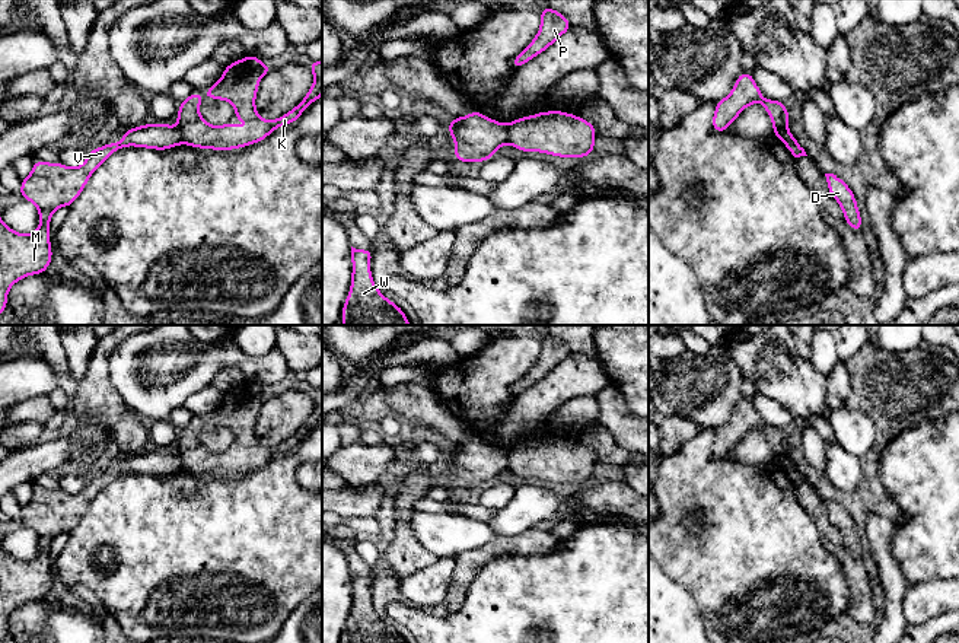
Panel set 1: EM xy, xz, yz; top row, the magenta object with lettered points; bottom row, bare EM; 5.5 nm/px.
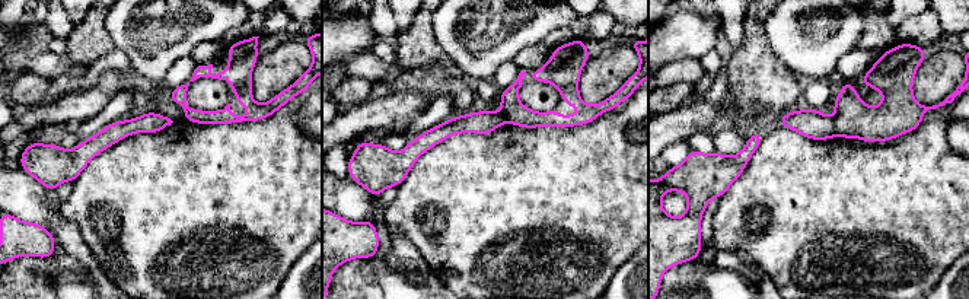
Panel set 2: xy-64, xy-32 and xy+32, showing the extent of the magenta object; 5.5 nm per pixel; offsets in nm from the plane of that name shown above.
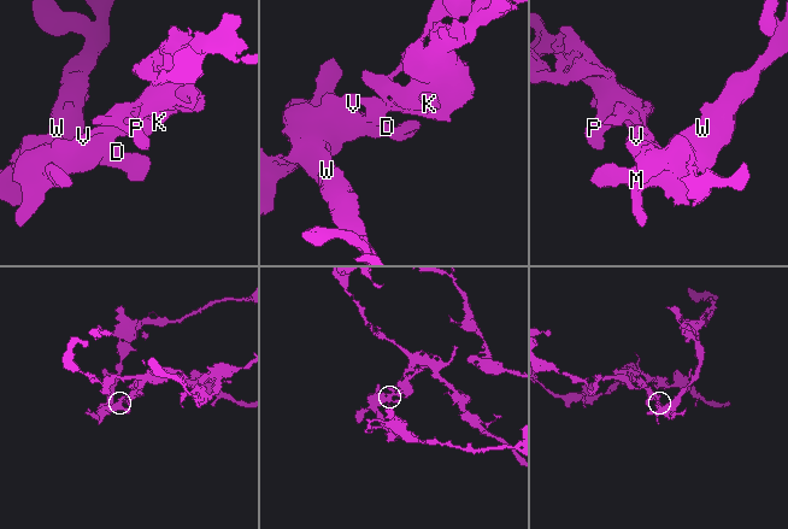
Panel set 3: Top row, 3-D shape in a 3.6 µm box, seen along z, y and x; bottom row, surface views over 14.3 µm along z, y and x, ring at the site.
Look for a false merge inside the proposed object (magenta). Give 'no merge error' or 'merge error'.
merge error

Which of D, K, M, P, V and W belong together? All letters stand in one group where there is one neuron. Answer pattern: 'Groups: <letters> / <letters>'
Groups: D M V W / K P

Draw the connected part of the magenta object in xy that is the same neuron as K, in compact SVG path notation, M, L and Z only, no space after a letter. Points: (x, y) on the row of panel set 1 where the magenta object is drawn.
M246 55L227 64L220 80L210 86L204 96L230 102L239 122L249 118L254 122L252 127L236 128L232 121L220 127L208 124L198 114L203 104L198 90L192 90L184 102L179 102L176 114L182 143L197 149L235 150L259 143L274 130L296 122L309 105L322 96L322 61L310 60L308 67L315 80L305 98L291 111L267 121L258 115L255 98L258 80L273 70L273 64L265 66L257 55Z

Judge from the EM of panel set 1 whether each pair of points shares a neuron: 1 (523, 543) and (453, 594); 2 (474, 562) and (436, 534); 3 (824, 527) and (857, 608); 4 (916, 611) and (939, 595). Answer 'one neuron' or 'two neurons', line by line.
1: one neuron
2: two neurons
3: one neuron
4: one neuron

